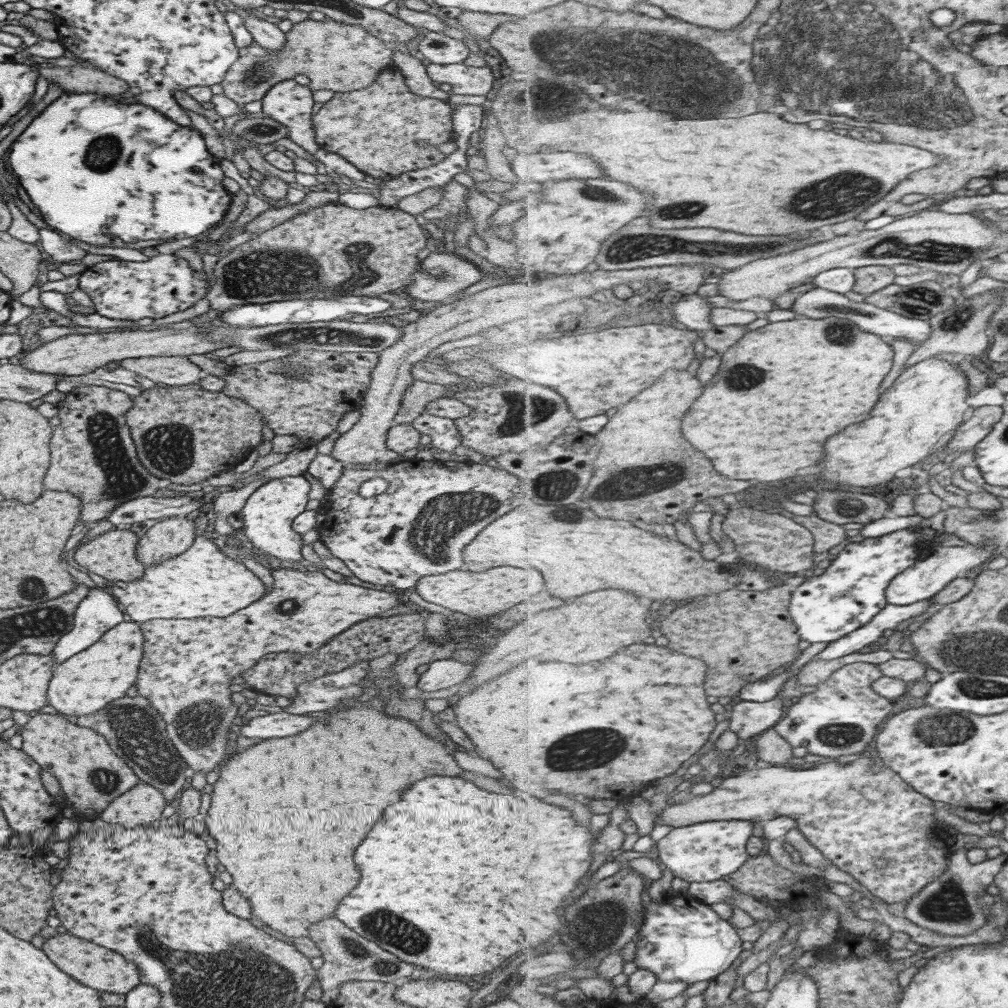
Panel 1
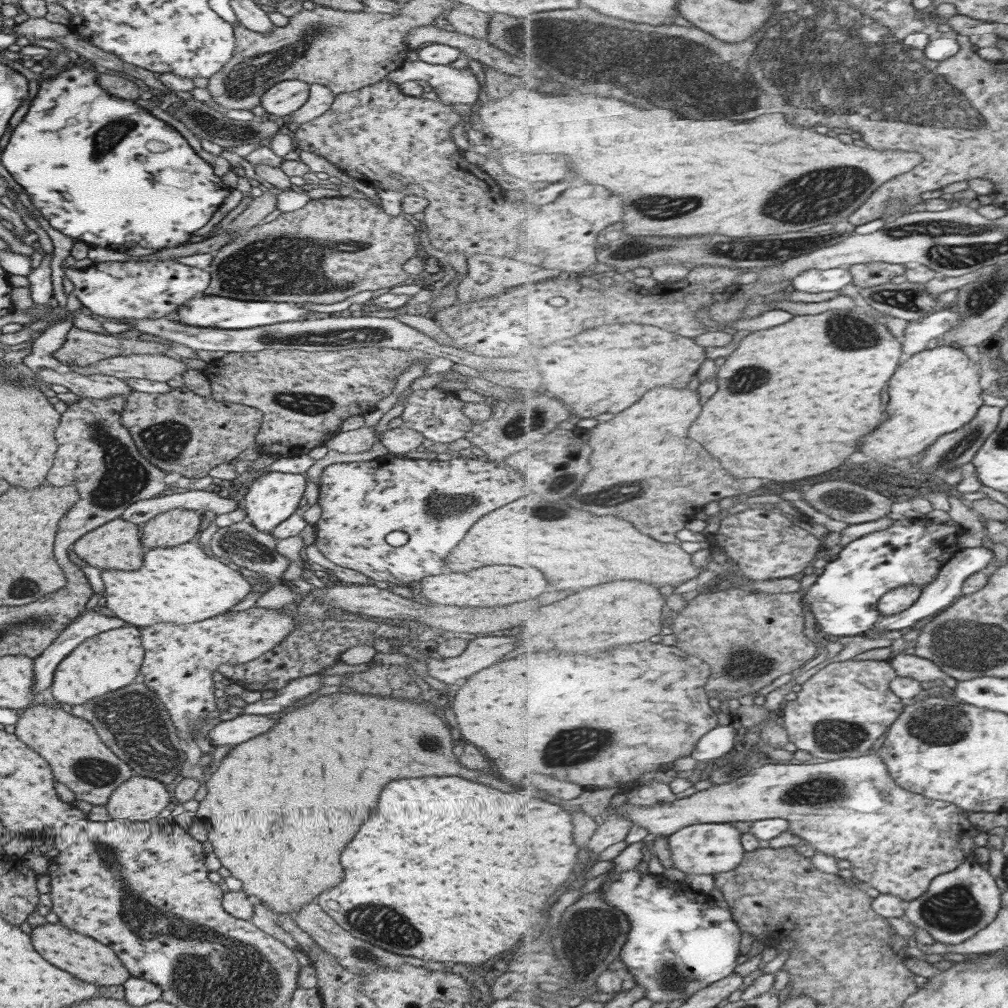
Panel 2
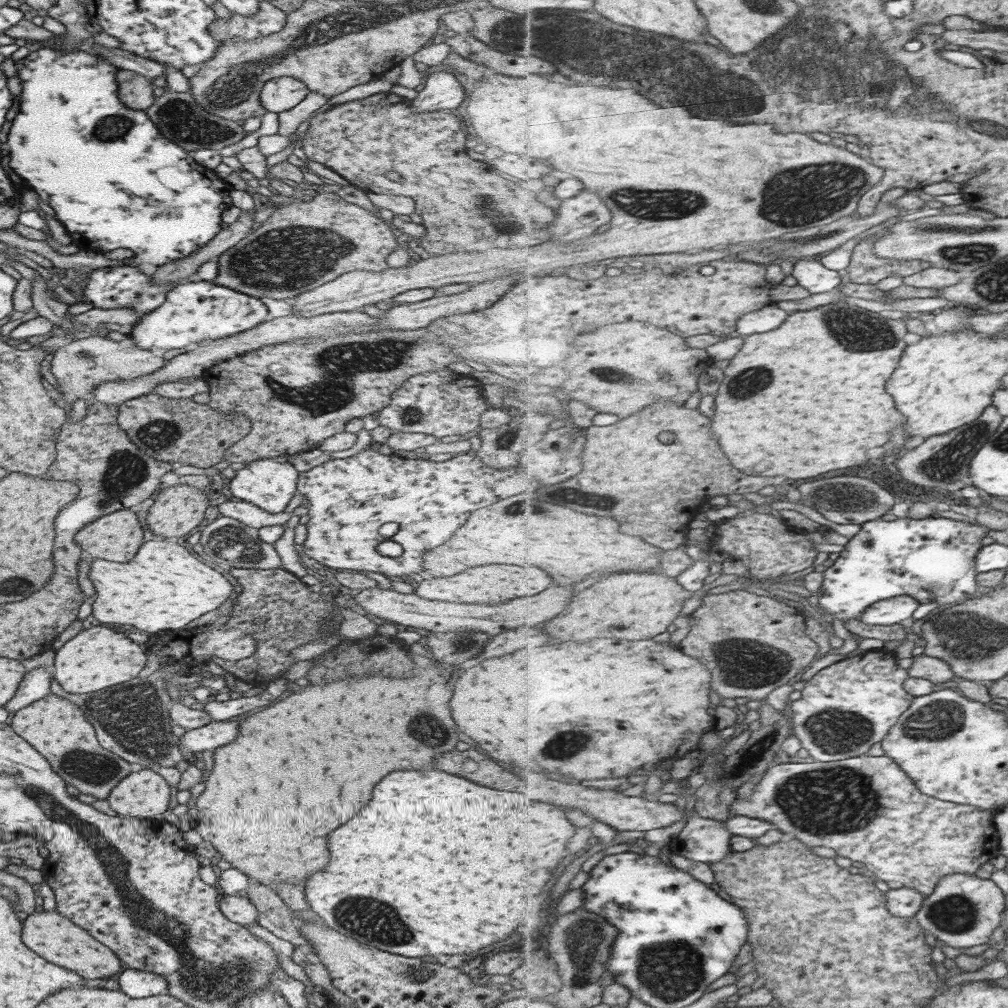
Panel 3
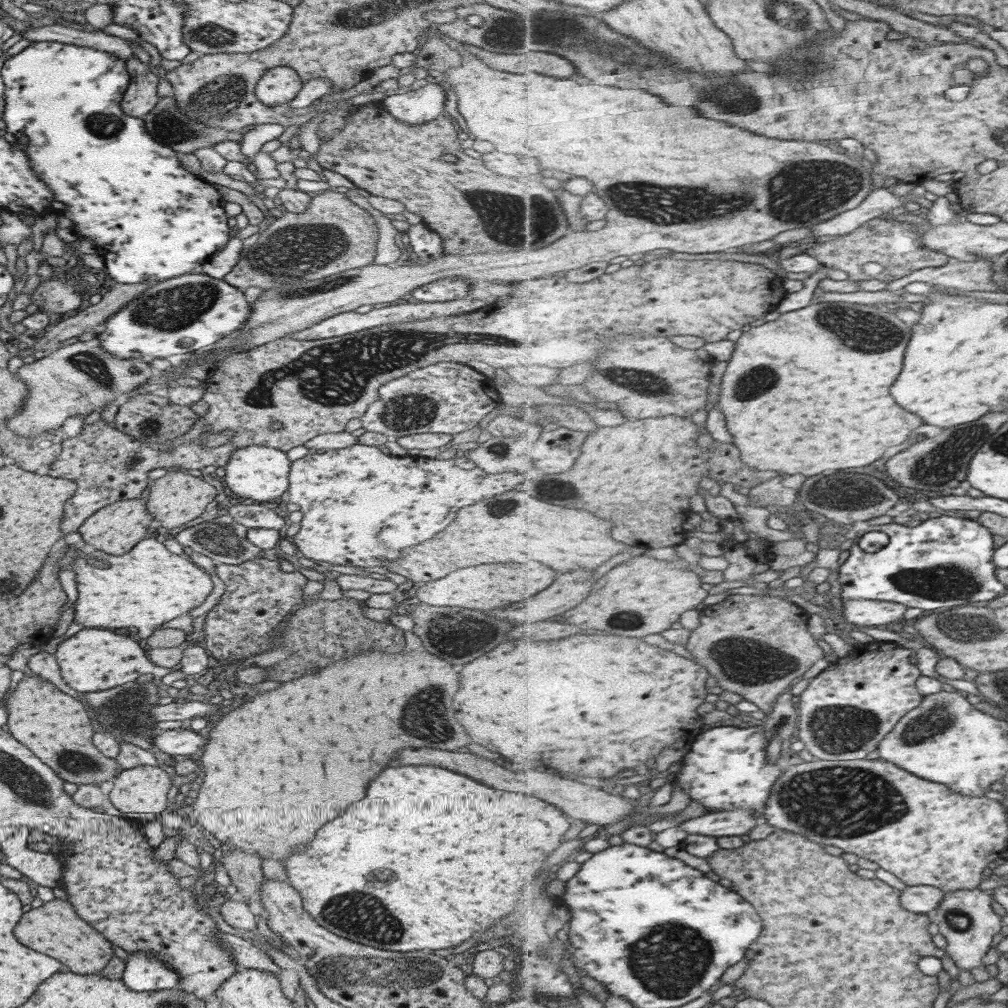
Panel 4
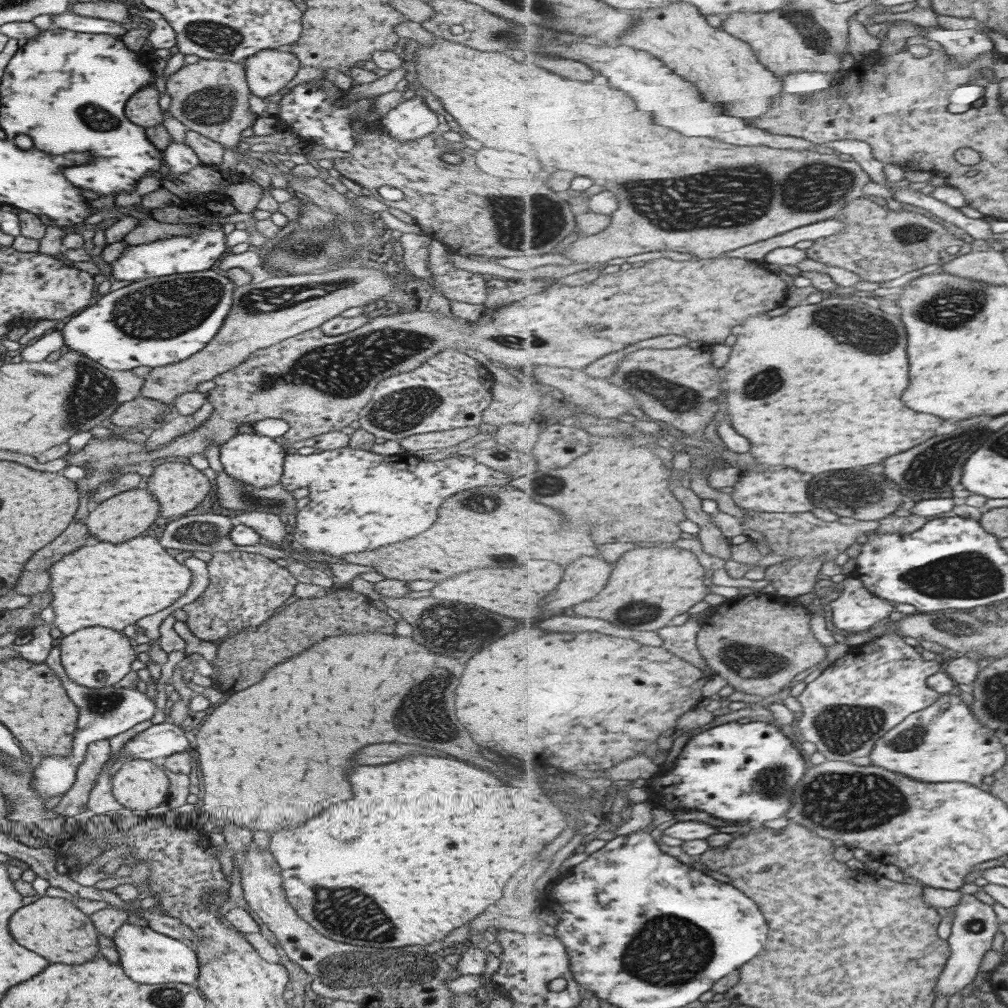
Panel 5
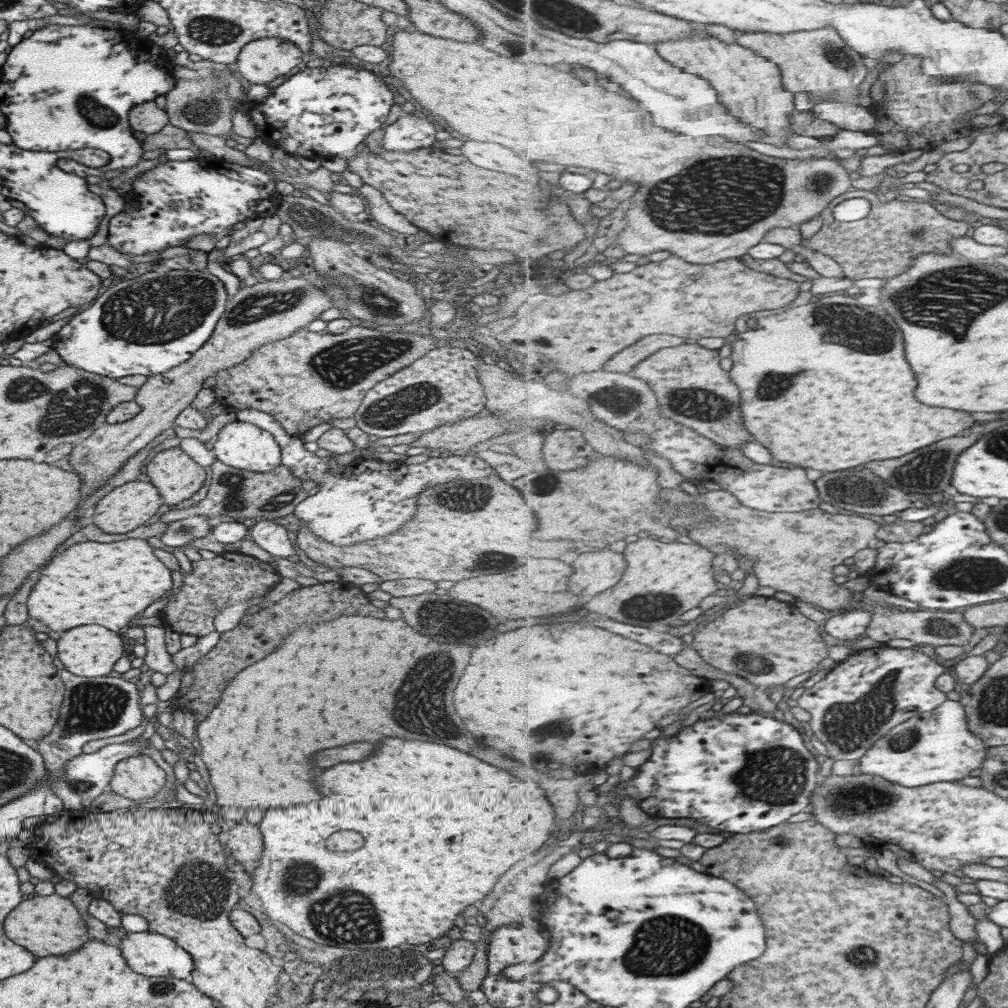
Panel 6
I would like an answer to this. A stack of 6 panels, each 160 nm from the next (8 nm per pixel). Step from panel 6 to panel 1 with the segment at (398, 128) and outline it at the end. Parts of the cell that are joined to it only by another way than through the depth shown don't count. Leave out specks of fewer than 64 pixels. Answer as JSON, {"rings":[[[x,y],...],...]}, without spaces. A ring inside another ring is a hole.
{"rings":[[[462,62],[446,65],[429,63],[425,70],[433,82],[449,84],[450,93],[463,96],[485,96],[493,82],[490,68],[485,65],[473,67]]]}

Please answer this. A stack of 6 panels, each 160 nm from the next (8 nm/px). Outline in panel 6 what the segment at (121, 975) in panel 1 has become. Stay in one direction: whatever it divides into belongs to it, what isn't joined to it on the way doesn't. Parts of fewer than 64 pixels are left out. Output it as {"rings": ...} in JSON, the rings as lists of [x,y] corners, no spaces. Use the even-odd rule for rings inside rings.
{"rings":[[[55,893],[48,896],[37,894],[33,896],[35,898],[29,898],[19,906],[15,906],[15,910],[11,910],[11,914],[7,914],[7,918],[3,920],[3,930],[9,940],[41,958],[53,954],[67,954],[82,947],[82,944],[90,938],[85,921],[81,919],[68,897],[60,897]]]}

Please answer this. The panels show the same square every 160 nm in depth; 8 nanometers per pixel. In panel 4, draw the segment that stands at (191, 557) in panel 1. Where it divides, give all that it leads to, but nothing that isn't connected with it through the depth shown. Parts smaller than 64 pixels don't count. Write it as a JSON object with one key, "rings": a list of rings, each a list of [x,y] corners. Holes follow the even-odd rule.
{"rings":[[[148,534],[127,554],[112,555],[97,549],[77,558],[71,566],[75,574],[77,600],[73,604],[73,620],[83,628],[137,628],[139,639],[146,640],[155,626],[181,616],[203,602],[211,592],[207,573],[193,563],[165,549],[165,543]]]}

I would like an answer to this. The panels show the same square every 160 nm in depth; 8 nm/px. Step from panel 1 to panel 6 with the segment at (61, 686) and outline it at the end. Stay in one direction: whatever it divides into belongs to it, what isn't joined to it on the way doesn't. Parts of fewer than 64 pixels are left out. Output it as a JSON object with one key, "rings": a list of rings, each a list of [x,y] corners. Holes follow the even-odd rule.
{"rings":[[[81,625],[66,631],[56,641],[57,660],[64,670],[83,678],[99,678],[107,676],[113,670],[113,664],[123,655],[123,644],[119,633],[107,630],[103,626]]]}

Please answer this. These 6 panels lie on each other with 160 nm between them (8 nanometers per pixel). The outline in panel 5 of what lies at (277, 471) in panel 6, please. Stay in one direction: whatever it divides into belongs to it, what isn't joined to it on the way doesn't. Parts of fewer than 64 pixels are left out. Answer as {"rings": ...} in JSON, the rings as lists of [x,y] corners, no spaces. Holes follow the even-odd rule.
{"rings":[[[217,471],[215,476],[216,504],[223,510],[236,510],[237,512],[249,512],[257,510],[276,514],[280,518],[291,518],[295,509],[296,499],[289,491],[284,489],[281,482],[265,488],[257,488],[244,485],[236,478],[225,474],[225,471]]]}

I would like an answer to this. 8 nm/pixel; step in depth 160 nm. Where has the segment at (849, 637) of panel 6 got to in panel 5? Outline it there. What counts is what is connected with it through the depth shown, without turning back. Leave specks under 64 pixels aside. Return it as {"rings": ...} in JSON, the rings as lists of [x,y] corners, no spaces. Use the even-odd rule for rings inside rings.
{"rings":[[[845,578],[840,588],[840,597],[830,606],[833,625],[841,633],[865,632],[893,612],[887,599],[874,595],[858,578]]]}

